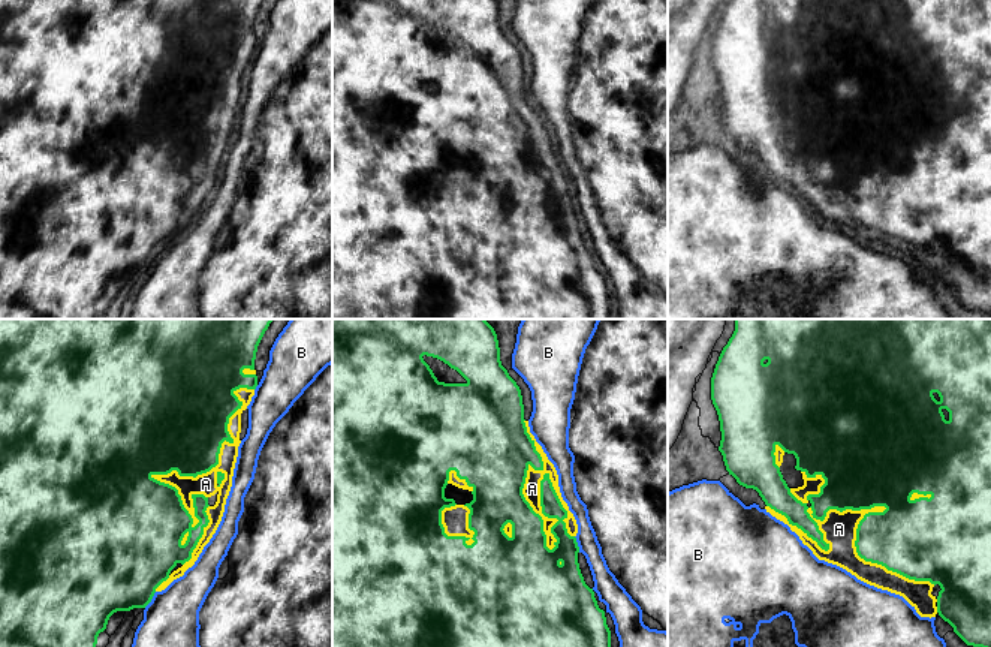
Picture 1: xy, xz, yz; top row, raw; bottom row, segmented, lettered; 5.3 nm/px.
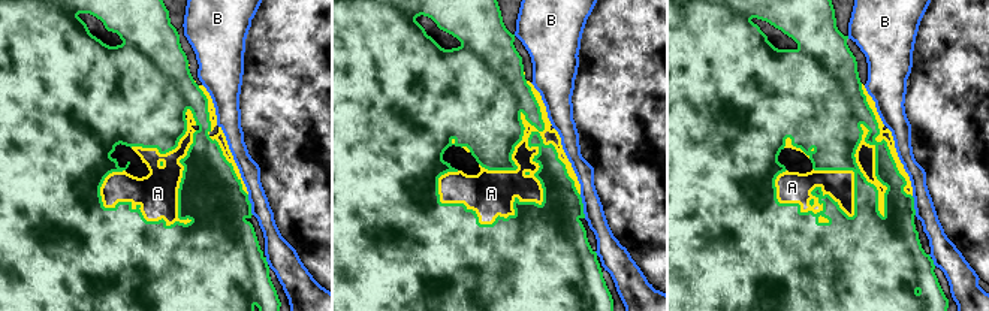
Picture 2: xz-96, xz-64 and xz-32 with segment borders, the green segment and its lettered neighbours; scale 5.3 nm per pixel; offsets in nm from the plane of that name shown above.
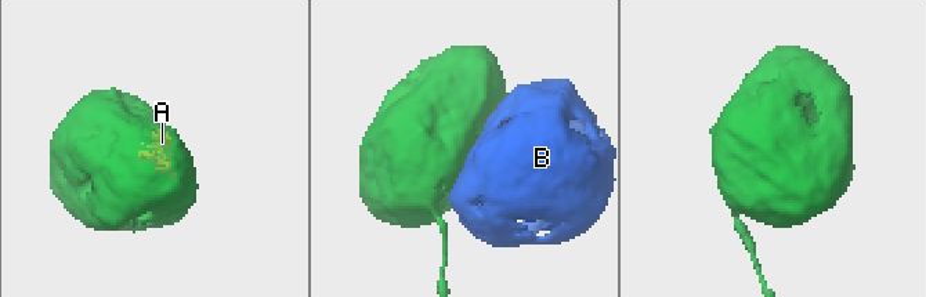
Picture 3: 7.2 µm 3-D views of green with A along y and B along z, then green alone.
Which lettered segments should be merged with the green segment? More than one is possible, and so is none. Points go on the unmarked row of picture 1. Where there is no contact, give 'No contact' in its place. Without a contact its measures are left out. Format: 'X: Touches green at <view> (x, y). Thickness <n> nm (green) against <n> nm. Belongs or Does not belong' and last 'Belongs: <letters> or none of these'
A: Touches green at yz (857, 174). Thickness 460 nm (green) against 180 nm. Belongs
B: Touches green at xy (151, 262). Thickness 480 nm (green) against 340 nm. Does not belong
Belongs: A

